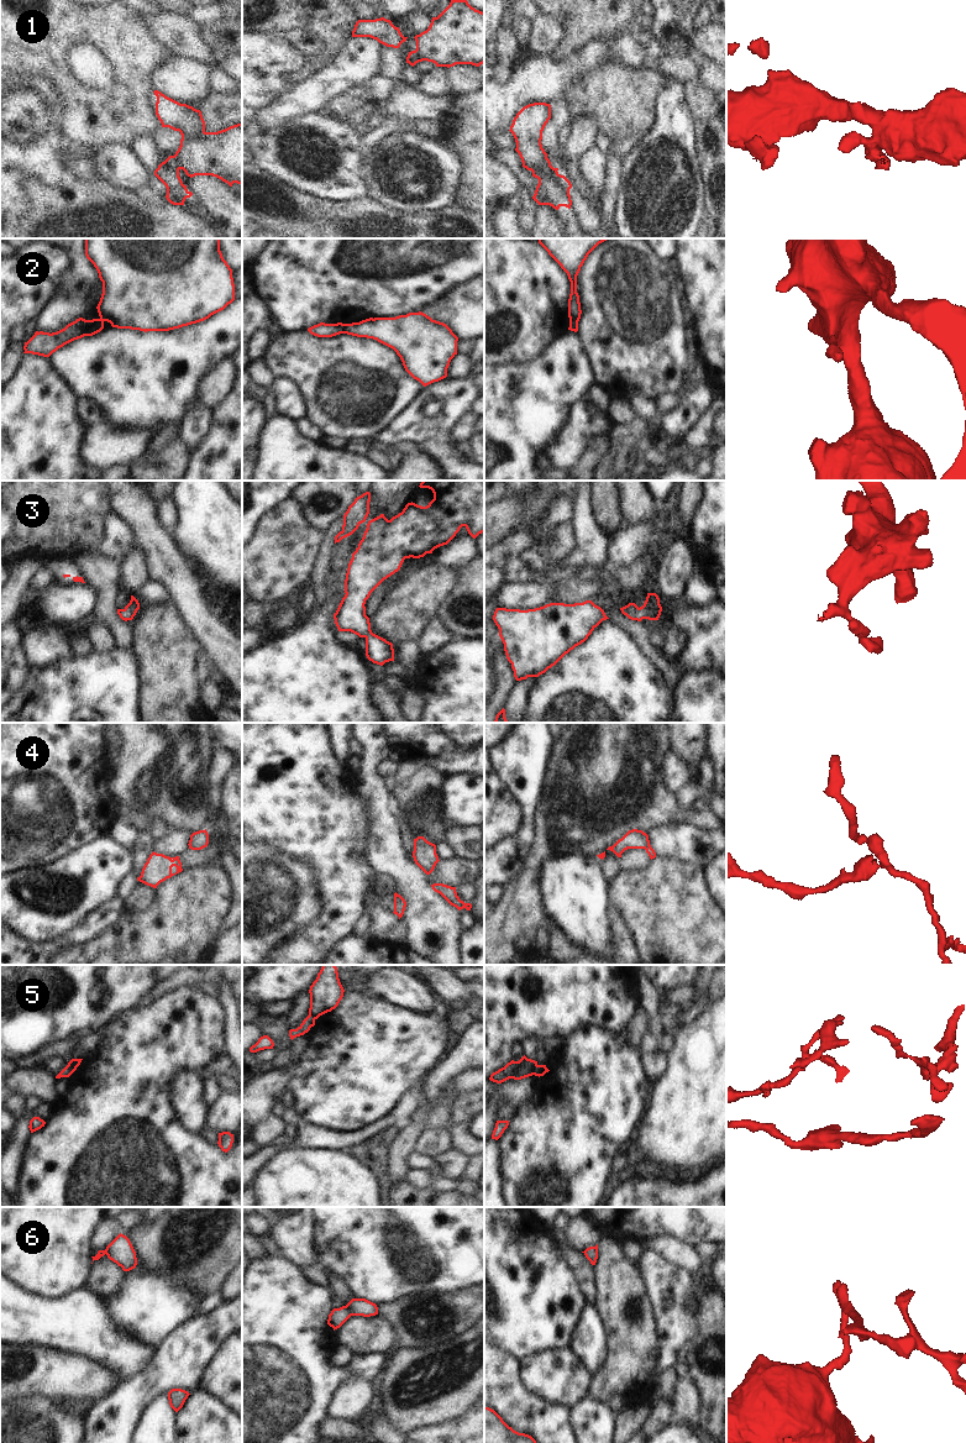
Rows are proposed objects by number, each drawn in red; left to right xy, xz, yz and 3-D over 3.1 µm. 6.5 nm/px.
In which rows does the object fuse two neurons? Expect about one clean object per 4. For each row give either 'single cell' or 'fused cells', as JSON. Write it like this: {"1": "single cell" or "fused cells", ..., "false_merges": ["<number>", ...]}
{"1": "fused cells", "2": "fused cells", "3": "single cell", "4": "fused cells", "5": "fused cells", "6": "fused cells", "false_merges": ["1", "2", "4", "5", "6"]}

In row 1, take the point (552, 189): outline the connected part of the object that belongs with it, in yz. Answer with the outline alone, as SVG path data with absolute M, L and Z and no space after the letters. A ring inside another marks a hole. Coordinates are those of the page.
M548 158L542 161L541 167L532 172L532 177L539 179L532 199L539 205L550 205L558 210L561 206L571 209L572 200L569 189L571 182L561 175L558 168L553 168Z

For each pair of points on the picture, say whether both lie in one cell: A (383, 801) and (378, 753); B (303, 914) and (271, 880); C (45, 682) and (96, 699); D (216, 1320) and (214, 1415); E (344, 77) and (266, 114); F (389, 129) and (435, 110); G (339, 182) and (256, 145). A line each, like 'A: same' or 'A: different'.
A: same
B: same
C: same
D: different
E: same
F: same
G: same

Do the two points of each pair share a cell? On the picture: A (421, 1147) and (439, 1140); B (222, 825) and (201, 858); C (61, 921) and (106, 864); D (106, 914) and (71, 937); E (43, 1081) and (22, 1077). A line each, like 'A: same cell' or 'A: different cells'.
A: same cell
B: same cell
C: same cell
D: same cell
E: same cell

